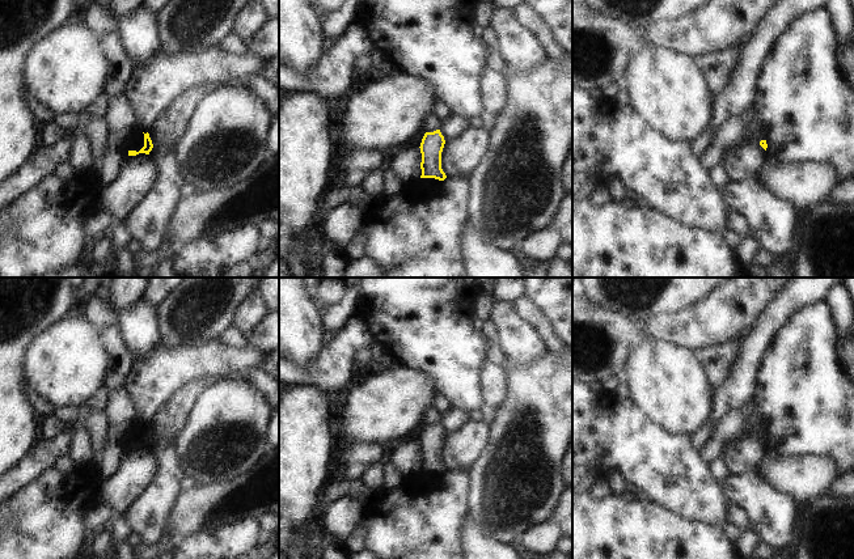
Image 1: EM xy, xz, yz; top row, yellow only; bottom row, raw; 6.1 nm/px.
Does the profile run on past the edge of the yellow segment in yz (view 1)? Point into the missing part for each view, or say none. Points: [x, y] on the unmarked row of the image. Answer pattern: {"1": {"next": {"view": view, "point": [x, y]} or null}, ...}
{"1": {"next": null}}

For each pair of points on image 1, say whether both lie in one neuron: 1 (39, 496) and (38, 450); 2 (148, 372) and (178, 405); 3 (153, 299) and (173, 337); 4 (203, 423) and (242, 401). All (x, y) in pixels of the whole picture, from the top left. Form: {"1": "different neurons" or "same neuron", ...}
{"1": "different neurons", "2": "different neurons", "3": "different neurons", "4": "same neuron"}

